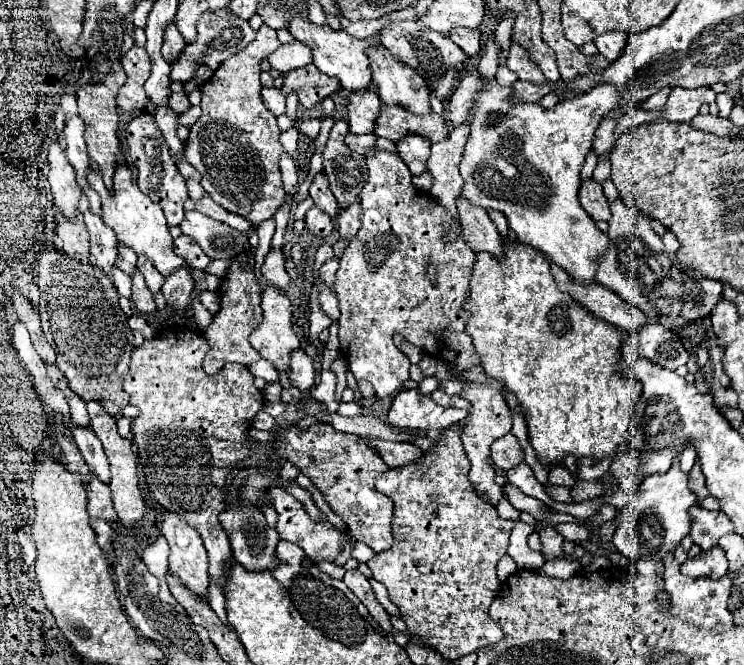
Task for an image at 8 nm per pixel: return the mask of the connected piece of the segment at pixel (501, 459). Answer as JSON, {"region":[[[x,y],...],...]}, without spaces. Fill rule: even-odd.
{"region":[[[511,432],[491,444],[491,462],[499,470],[509,470],[523,462],[523,448]]]}

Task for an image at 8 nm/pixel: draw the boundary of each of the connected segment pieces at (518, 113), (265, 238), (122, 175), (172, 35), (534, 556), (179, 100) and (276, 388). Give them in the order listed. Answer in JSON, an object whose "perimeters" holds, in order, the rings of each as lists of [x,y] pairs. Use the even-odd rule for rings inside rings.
{"perimeters":[[[[479,70],[461,72],[461,82],[449,98],[447,120],[453,126],[461,126],[465,122],[469,122],[471,126],[463,148],[463,160],[461,160],[461,176],[465,180],[463,196],[471,200],[475,206],[503,212],[517,240],[541,250],[545,256],[549,256],[549,260],[561,266],[575,282],[591,284],[595,282],[595,270],[609,246],[609,238],[595,226],[595,222],[589,218],[589,214],[581,208],[577,200],[577,192],[581,184],[579,174],[581,174],[585,156],[591,150],[589,144],[593,144],[593,132],[597,130],[597,124],[601,124],[603,116],[609,110],[621,104],[621,96],[617,96],[617,90],[613,86],[603,84],[593,88],[587,94],[577,94],[573,98],[561,100],[553,108],[545,110],[539,104],[531,104],[531,102],[515,104],[511,94],[513,94],[513,88],[511,86],[501,88],[495,78],[491,78],[487,84],[481,84]]],[[[269,218],[269,220],[265,220],[265,222],[259,224],[259,228],[257,228],[259,246],[255,248],[253,256],[255,256],[255,274],[257,274],[257,278],[259,278],[261,284],[263,284],[263,280],[265,280],[265,278],[261,276],[261,264],[263,264],[265,252],[271,250],[271,238],[273,238],[273,234],[275,234],[275,220],[273,220],[273,218]]],[[[117,164],[115,168],[115,176],[113,176],[113,190],[107,190],[101,174],[97,172],[95,166],[89,168],[89,188],[93,188],[99,196],[101,196],[101,204],[103,204],[103,222],[113,228],[115,236],[119,242],[123,242],[125,246],[133,248],[137,254],[145,254],[153,266],[163,274],[171,274],[173,270],[187,266],[185,260],[181,260],[179,256],[175,256],[173,252],[173,238],[169,234],[169,226],[165,222],[163,210],[159,204],[151,202],[139,188],[137,182],[133,180],[131,170],[125,164]]],[[[169,24],[169,32],[165,32],[165,40],[163,40],[163,58],[173,64],[177,60],[177,56],[181,54],[183,50],[183,40],[181,40],[181,34],[177,32],[177,26],[175,24]]],[[[517,522],[513,532],[511,532],[511,540],[509,540],[509,550],[507,554],[515,560],[515,564],[523,570],[537,570],[545,564],[545,558],[539,554],[539,552],[533,552],[529,546],[527,546],[527,536],[533,532],[533,526],[529,524],[523,524],[523,522]]],[[[183,92],[169,96],[169,108],[171,108],[171,110],[183,112],[183,110],[187,110],[189,106],[191,106],[191,104],[189,104],[189,100],[187,100],[187,94],[183,94]]],[[[279,381],[274,383],[267,383],[263,389],[264,396],[266,395],[266,400],[269,402],[281,401],[282,386]]]]}

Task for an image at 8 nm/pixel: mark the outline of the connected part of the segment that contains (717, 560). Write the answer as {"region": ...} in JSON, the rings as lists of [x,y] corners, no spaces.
{"region":[[[717,546],[709,552],[701,552],[695,558],[687,558],[681,564],[681,572],[685,576],[709,576],[709,578],[721,578],[727,574],[727,558],[725,552]]]}

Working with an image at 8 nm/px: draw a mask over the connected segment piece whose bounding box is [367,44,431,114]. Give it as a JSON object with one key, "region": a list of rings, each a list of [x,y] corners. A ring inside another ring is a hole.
{"region":[[[373,44],[367,48],[371,62],[373,84],[377,86],[383,104],[399,104],[413,114],[429,114],[429,88],[425,80],[413,72],[407,64],[401,64],[393,54],[381,46]]]}

